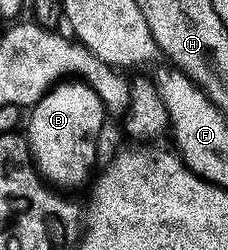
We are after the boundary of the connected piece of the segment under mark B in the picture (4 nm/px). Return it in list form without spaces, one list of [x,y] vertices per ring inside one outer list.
[[[63,79],[54,85],[32,106],[28,113],[28,125],[30,121],[28,140],[39,174],[51,186],[62,191],[74,191],[70,189],[84,184],[86,180],[89,182],[90,172],[93,171],[94,164],[98,161],[98,136],[101,135],[102,124],[106,120],[108,120],[106,108],[102,105],[100,95],[96,95],[92,87],[88,87],[77,79]]]

